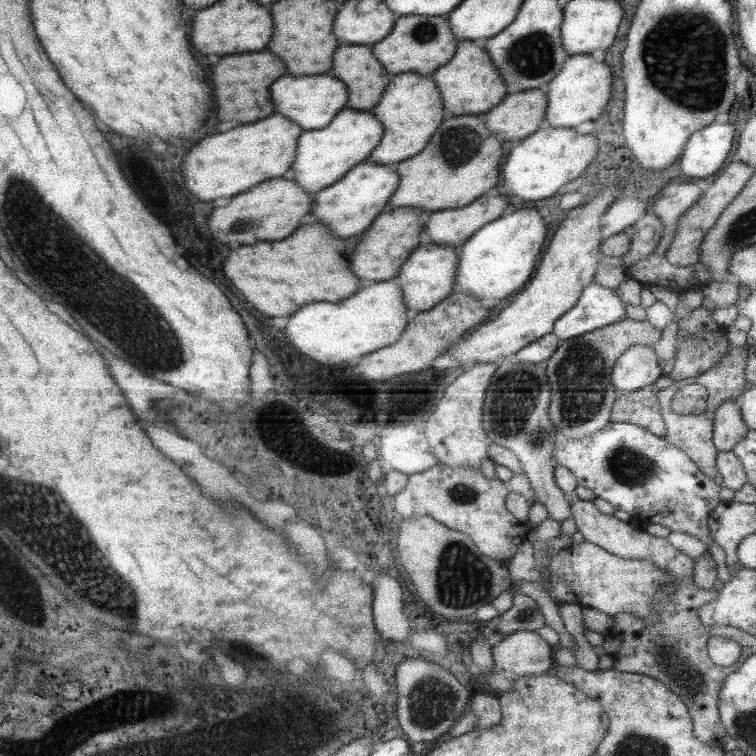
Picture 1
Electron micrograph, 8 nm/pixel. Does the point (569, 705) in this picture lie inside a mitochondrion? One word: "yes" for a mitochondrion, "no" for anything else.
no

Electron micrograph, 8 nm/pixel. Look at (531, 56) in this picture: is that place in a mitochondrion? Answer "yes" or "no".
yes

